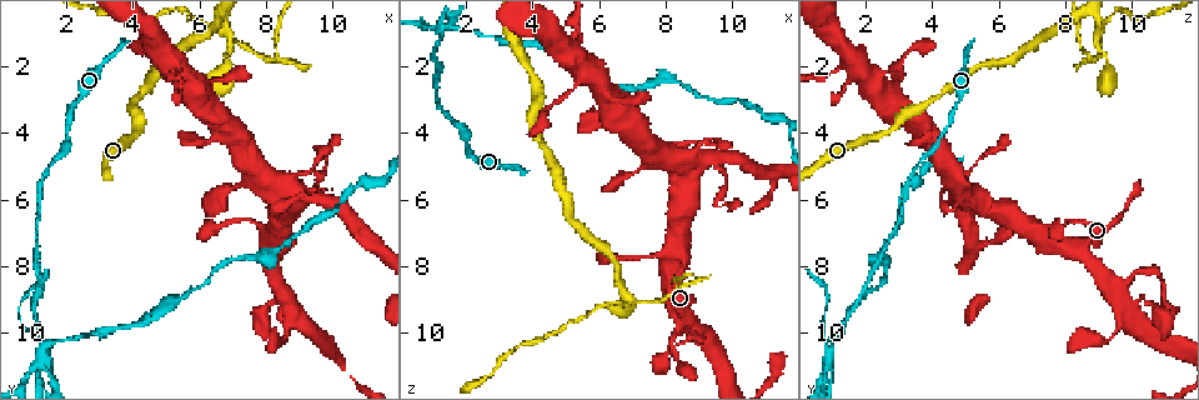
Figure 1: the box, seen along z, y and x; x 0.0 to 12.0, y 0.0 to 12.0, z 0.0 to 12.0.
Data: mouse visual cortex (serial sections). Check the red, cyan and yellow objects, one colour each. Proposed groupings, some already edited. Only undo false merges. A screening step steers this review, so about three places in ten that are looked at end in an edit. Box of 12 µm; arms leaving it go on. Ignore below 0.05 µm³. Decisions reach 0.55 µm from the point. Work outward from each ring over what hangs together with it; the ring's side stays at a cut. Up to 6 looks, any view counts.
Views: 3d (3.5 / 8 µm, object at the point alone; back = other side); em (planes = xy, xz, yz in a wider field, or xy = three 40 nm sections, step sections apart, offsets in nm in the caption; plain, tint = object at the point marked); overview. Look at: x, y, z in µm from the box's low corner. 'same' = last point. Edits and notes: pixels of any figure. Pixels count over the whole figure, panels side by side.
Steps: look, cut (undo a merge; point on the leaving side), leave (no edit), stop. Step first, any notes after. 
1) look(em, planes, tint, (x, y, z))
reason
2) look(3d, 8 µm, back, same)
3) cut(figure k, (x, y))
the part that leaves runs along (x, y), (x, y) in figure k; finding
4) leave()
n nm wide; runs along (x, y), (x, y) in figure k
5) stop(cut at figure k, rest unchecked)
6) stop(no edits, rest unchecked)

look(3d, 3.5 µm, (8.4, 5.8, 5.0))
two arms at a narrow angle

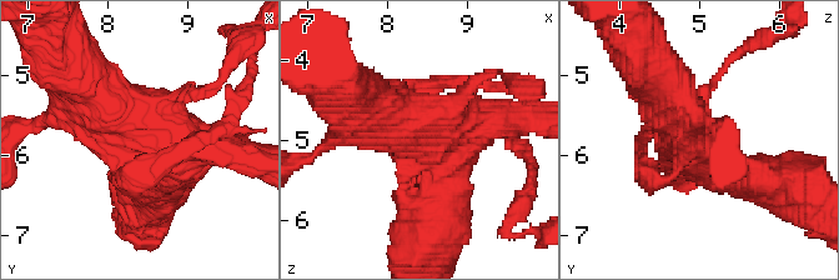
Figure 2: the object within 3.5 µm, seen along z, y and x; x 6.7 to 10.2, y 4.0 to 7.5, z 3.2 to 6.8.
look(em, xy, step 5, tint, (8.40, 5.80, 4.90))

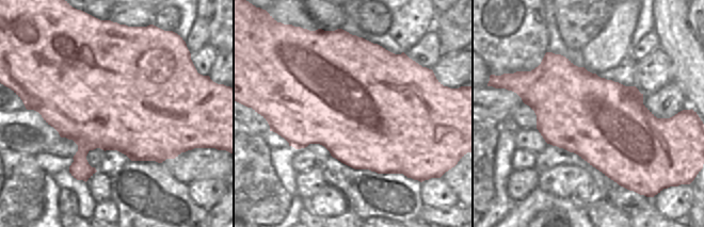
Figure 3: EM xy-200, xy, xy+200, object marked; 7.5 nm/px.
look(em, xy, step 2, tint, same)
cut it another way

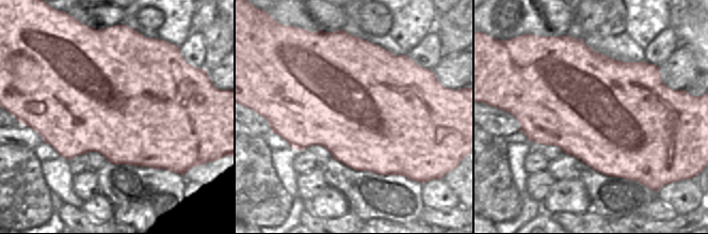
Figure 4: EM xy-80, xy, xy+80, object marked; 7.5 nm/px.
leave()
runs along (774, 180), (717, 165), (666, 93) in figure 2; all the same cell

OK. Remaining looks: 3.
look(3d, 3.5 µm, (6.7, 0.8, 9.1))
arms run side by side

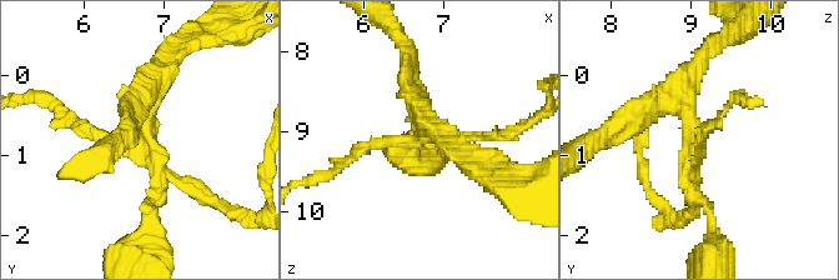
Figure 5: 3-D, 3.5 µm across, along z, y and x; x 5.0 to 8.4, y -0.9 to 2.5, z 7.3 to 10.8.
look(em, planes, tint, (6.75, 0.80, 9.05))
4 arms; arms of 150, 150, 200, 250 nm; need the tissue

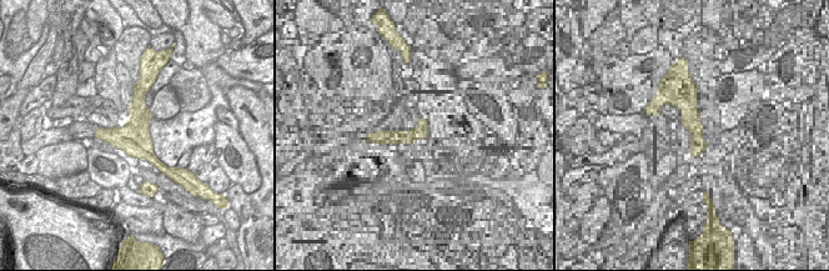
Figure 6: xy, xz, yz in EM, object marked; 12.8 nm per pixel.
cut(figure 5, (91, 131))
two cells meet here

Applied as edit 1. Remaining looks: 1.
stop(cut at figure 5, rest unchecked)

